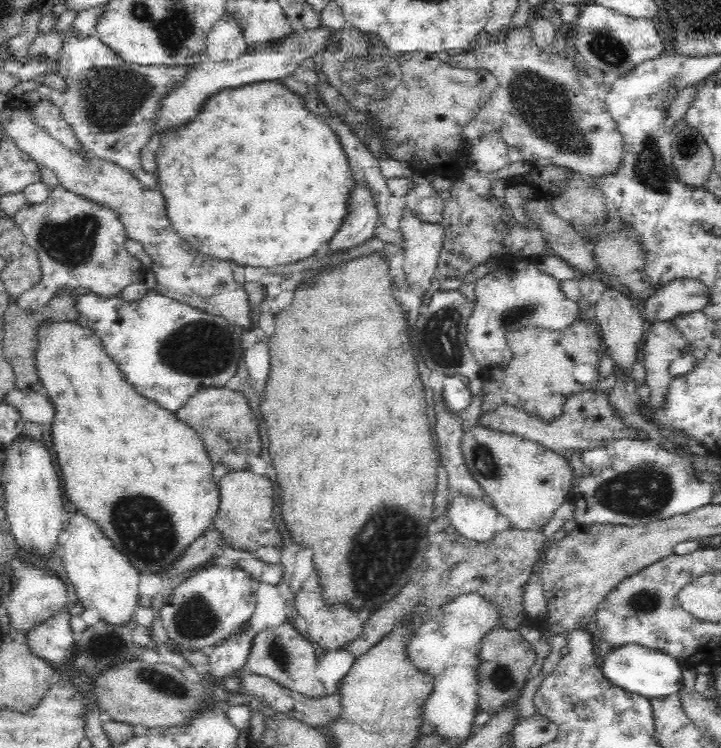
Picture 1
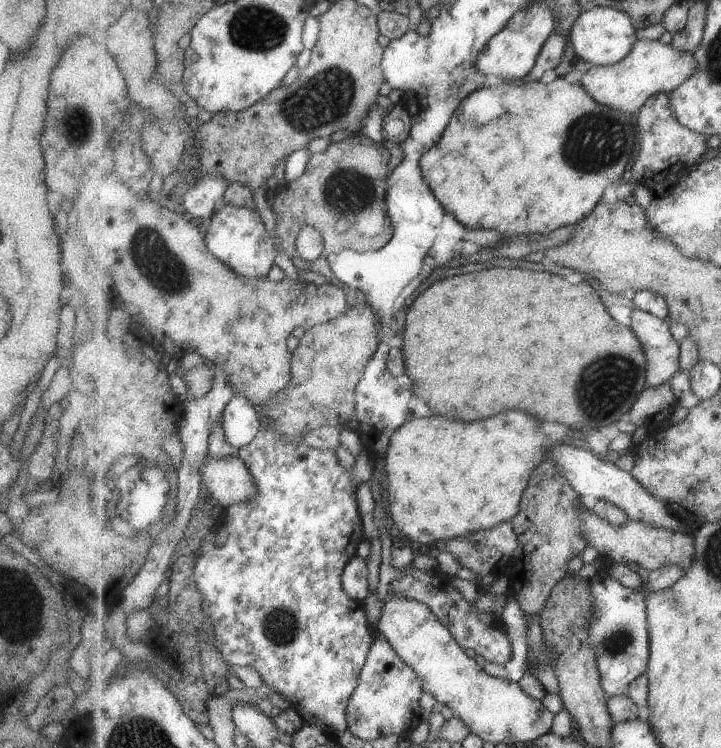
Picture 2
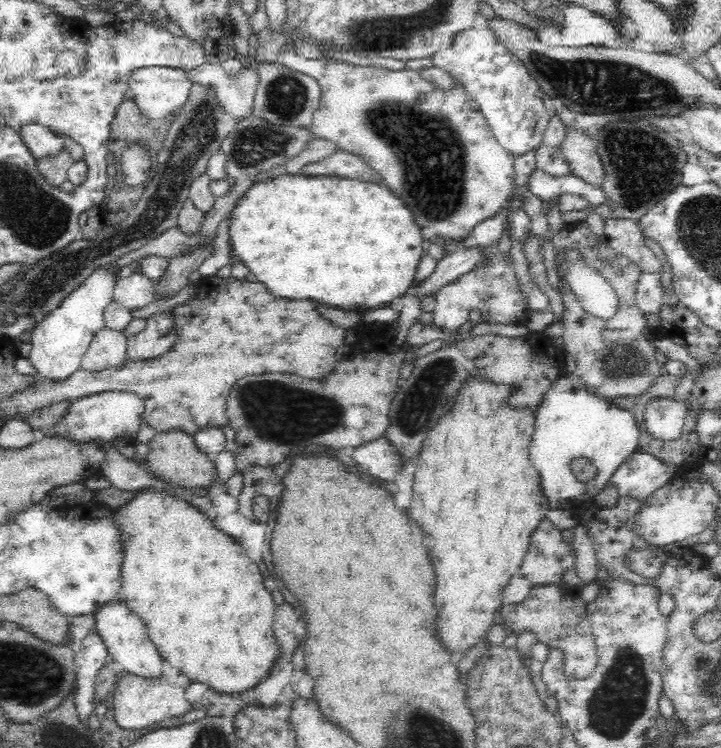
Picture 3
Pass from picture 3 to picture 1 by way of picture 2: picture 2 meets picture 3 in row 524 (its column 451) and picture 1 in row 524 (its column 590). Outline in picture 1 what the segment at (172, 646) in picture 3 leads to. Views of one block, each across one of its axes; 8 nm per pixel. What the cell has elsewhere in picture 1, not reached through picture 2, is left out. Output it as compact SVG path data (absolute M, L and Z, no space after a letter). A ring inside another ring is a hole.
M51 323L41 327L38 339L38 352L36 352L36 368L40 375L40 382L44 385L46 395L54 403L54 422L51 425L51 436L53 449L56 451L58 464L64 478L63 489L66 490L68 500L74 504L76 510L81 512L93 522L106 538L110 539L113 547L123 554L130 564L141 574L157 574L163 578L170 576L168 570L178 562L184 552L192 546L206 530L214 525L214 516L220 510L219 482L212 476L214 463L210 460L204 443L200 440L198 433L180 422L175 413L164 410L152 403L151 400L137 394L131 384L126 382L124 374L118 368L117 363L106 354L100 344L98 337L92 330L76 323Z

